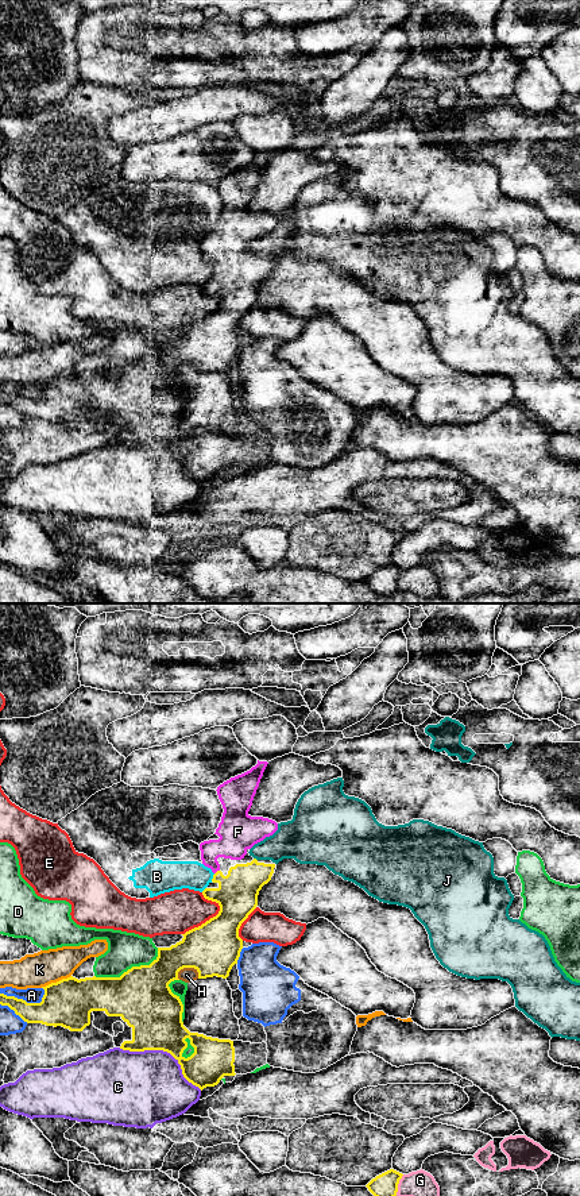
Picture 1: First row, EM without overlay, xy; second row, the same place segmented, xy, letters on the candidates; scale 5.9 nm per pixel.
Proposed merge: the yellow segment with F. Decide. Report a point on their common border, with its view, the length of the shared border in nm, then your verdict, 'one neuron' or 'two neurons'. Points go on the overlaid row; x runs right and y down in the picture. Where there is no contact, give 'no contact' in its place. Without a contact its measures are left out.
meets yellow in xy at (216, 872); contact 40 nm long; one neuron

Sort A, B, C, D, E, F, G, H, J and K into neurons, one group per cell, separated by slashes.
A / B / C / D / E / F / G / H / J / K

